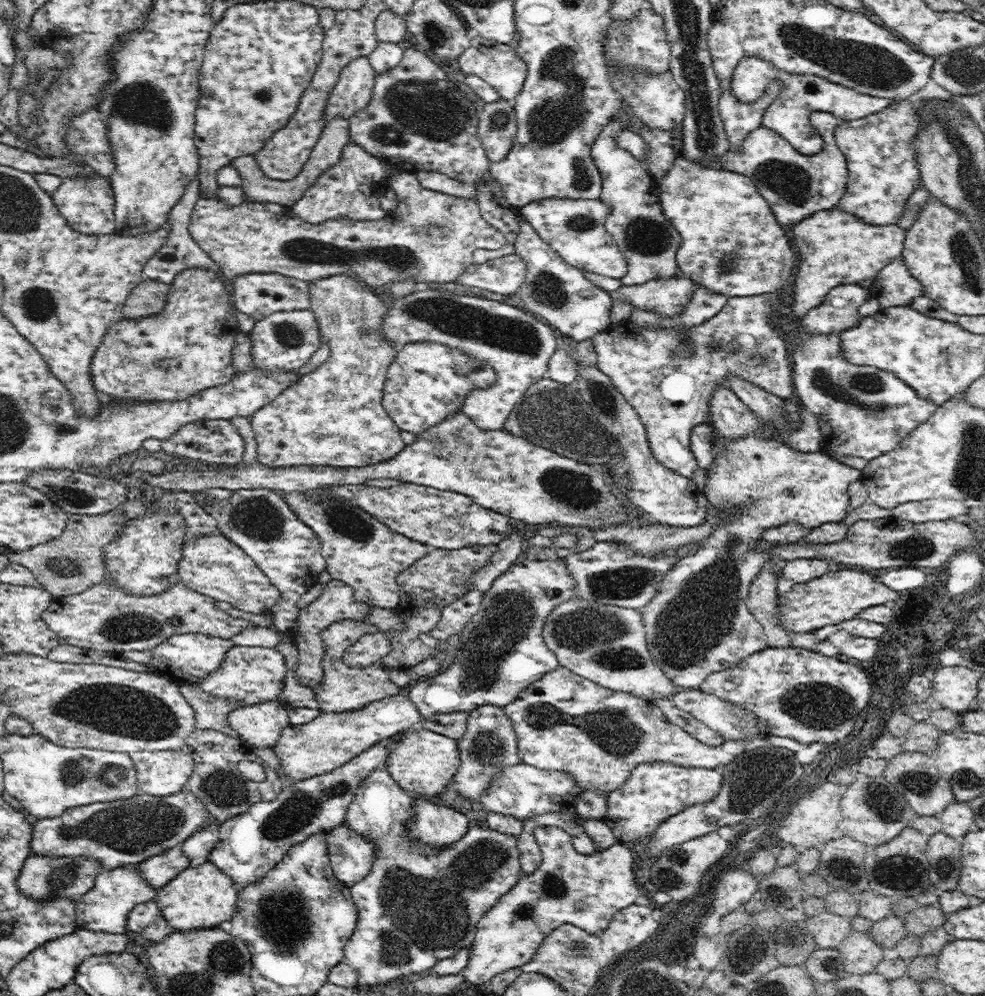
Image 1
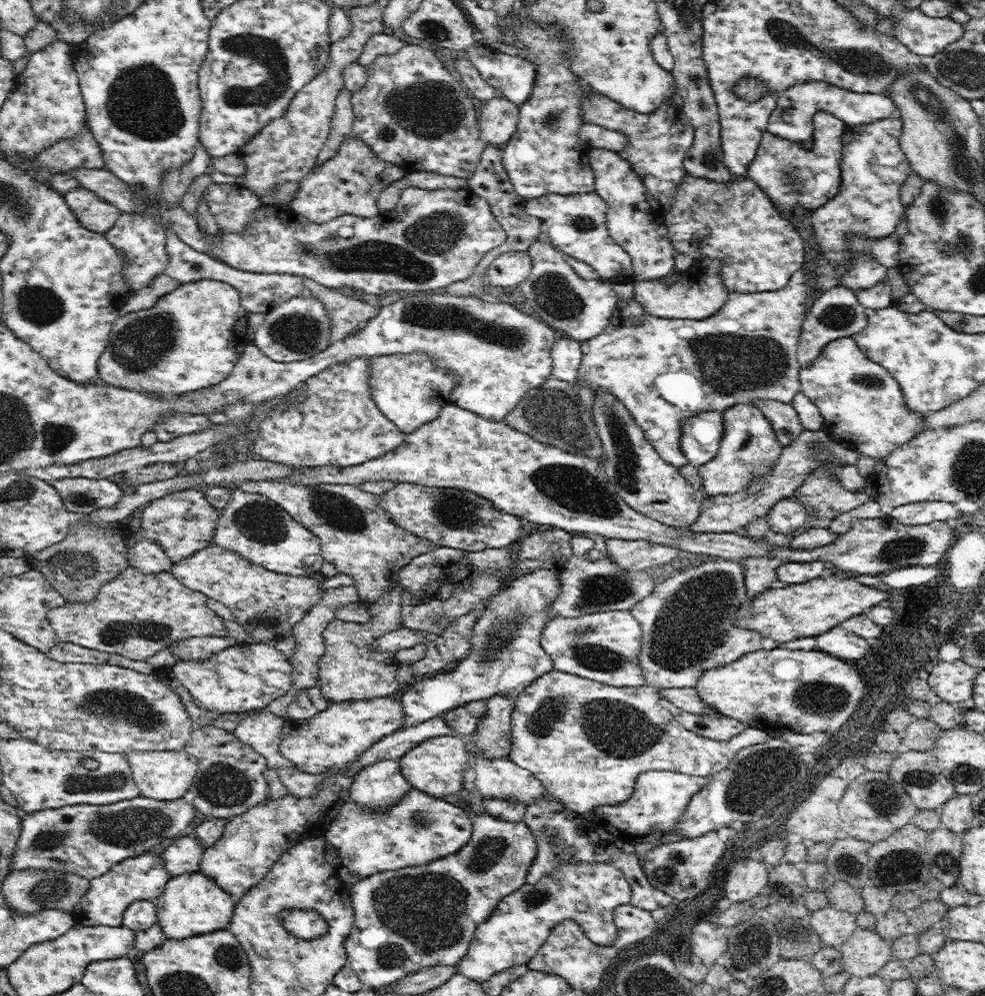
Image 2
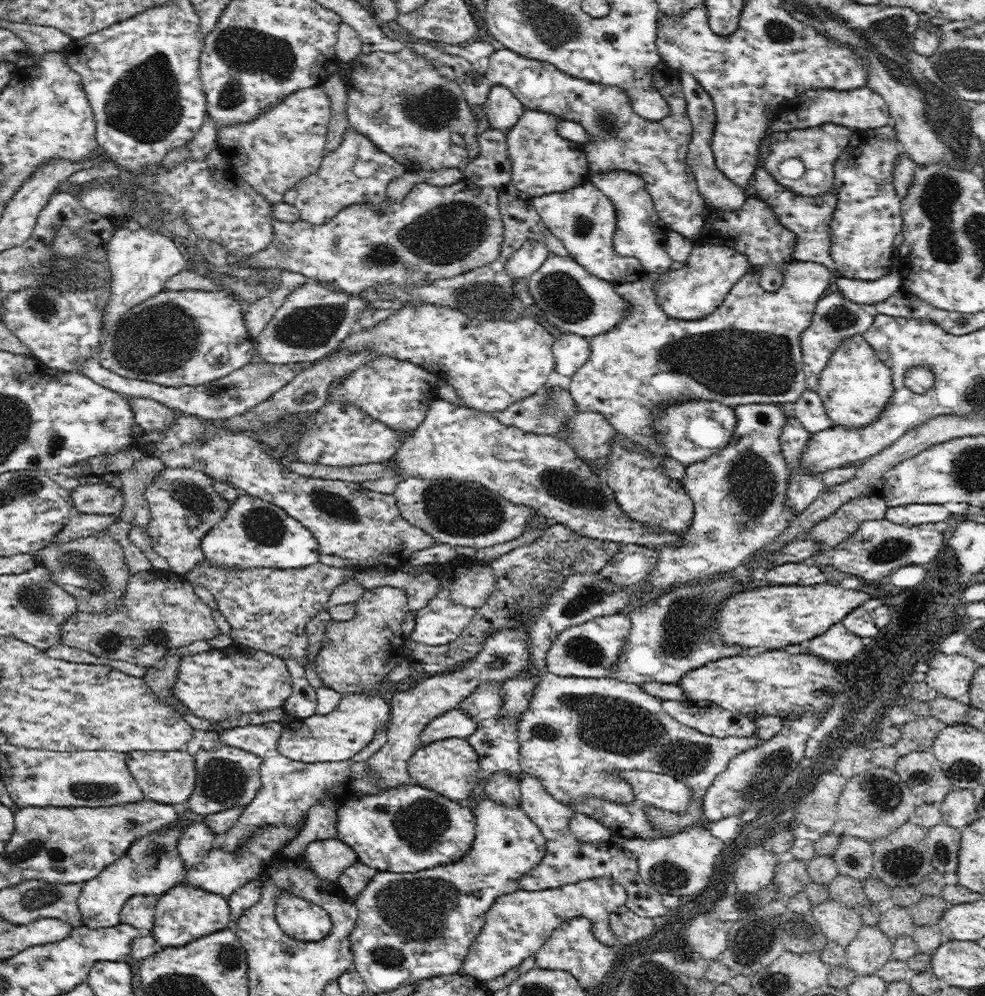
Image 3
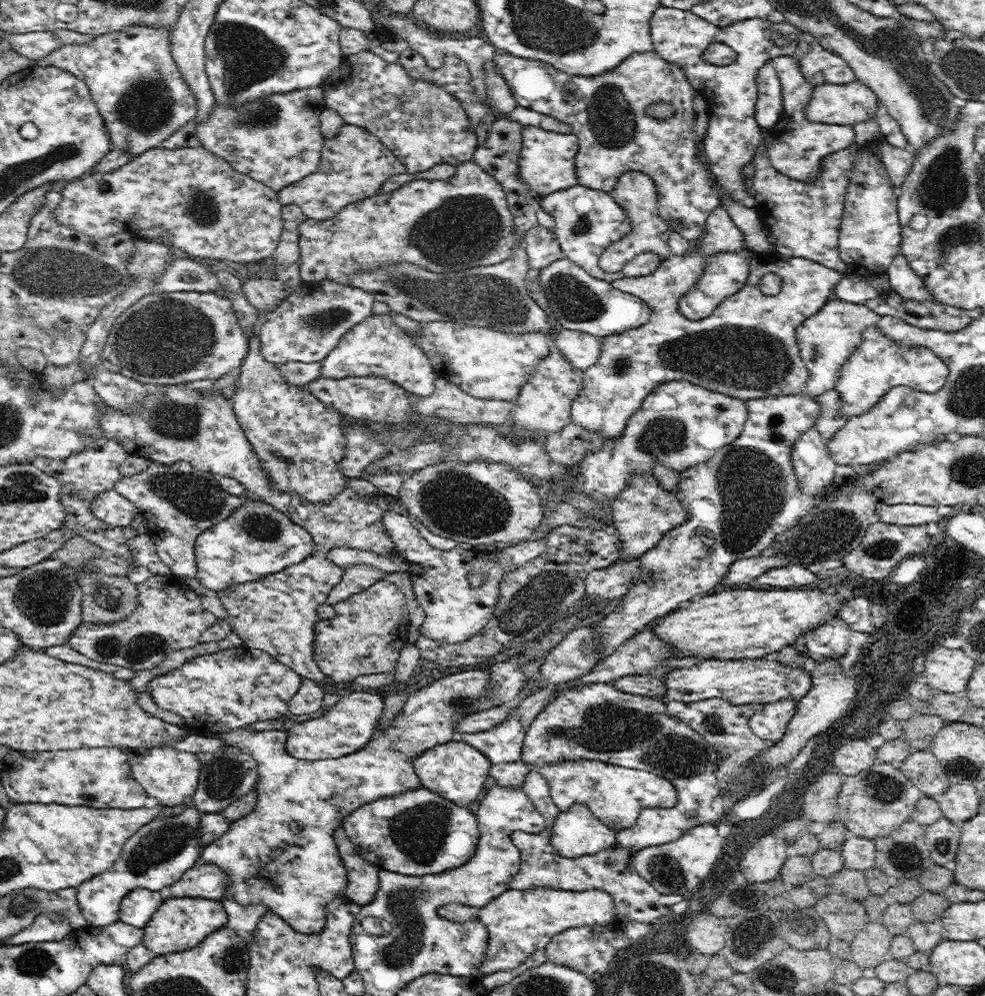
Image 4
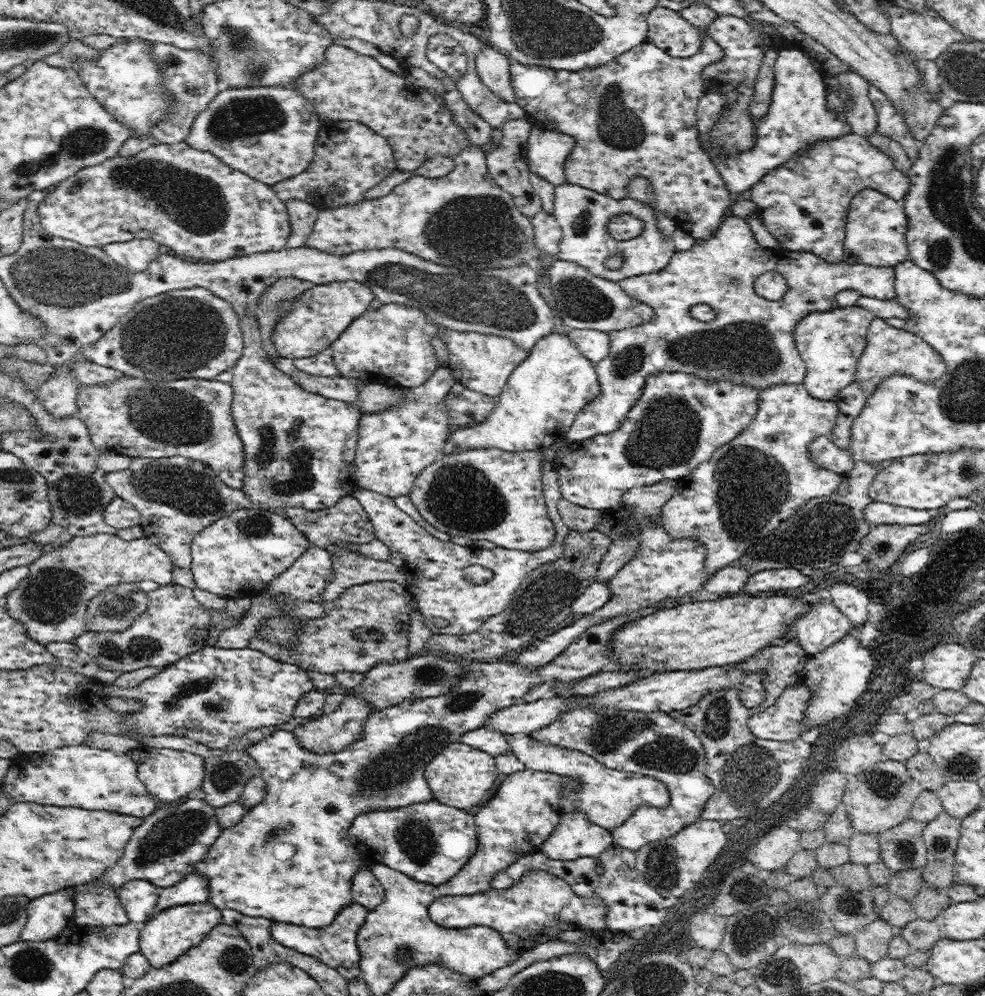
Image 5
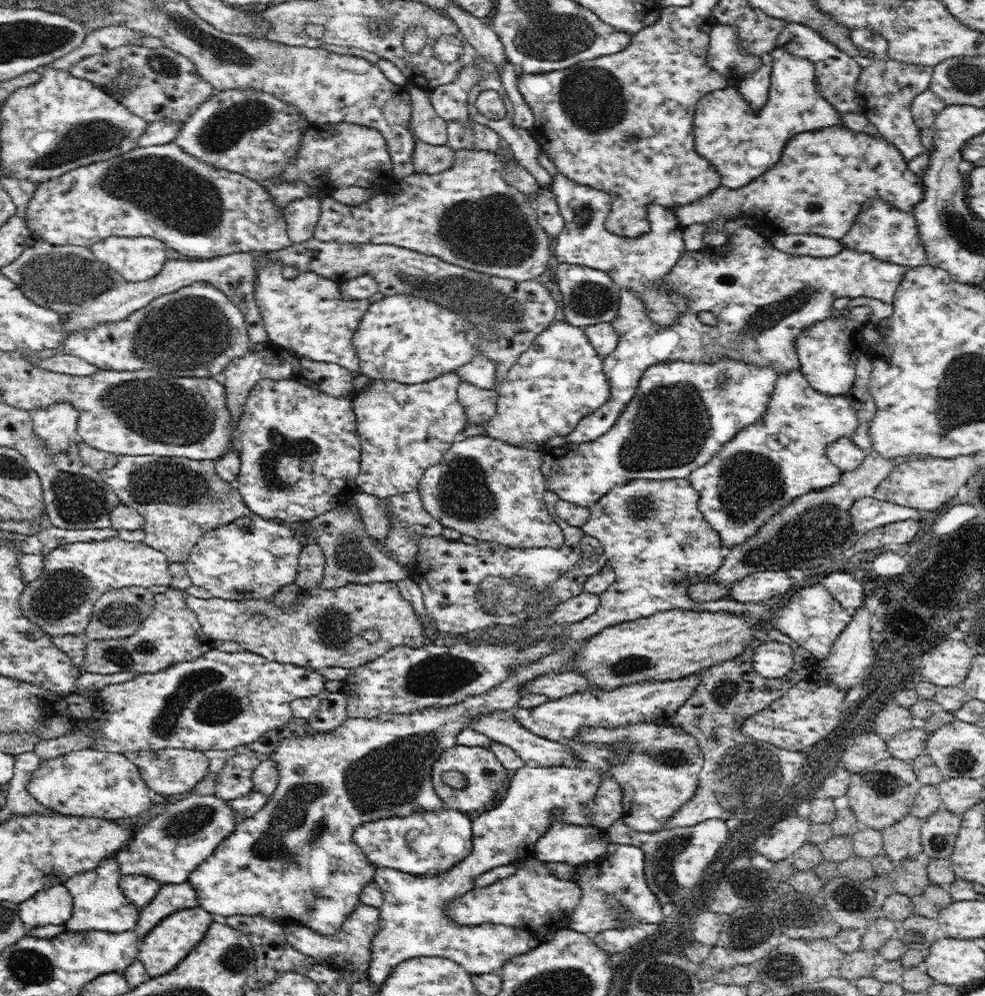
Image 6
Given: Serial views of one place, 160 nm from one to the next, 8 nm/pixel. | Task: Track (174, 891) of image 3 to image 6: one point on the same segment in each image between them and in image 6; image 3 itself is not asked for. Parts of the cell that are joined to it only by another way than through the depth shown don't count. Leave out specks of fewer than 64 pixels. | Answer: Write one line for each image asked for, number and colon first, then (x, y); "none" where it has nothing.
4: (181, 923)
5: (168, 934)
6: (168, 943)

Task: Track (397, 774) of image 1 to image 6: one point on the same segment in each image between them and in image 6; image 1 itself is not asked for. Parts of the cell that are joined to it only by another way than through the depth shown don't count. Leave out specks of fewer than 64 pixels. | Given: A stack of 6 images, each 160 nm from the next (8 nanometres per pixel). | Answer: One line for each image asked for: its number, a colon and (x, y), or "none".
2: (437, 766)
3: (449, 767)
4: (455, 770)
5: (459, 776)
6: (465, 778)

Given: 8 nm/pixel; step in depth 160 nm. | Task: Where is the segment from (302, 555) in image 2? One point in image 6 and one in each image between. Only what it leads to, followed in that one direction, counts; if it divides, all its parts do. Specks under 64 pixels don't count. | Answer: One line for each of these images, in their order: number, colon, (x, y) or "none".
3: (254, 534)
4: (256, 539)
5: (239, 555)
6: (251, 558)

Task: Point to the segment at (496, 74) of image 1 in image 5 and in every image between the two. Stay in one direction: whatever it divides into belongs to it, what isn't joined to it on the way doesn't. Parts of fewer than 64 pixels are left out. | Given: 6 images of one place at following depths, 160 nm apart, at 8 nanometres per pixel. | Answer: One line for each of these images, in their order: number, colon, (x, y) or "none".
2: (513, 77)
3: (619, 139)
4: (607, 112)
5: (634, 116)

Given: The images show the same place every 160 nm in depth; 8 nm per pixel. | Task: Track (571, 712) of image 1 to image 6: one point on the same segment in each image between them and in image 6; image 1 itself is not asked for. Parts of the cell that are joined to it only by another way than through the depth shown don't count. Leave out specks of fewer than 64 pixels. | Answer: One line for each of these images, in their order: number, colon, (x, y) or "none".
2: (587, 742)
3: (577, 733)
4: (598, 722)
5: (657, 744)
6: (660, 774)

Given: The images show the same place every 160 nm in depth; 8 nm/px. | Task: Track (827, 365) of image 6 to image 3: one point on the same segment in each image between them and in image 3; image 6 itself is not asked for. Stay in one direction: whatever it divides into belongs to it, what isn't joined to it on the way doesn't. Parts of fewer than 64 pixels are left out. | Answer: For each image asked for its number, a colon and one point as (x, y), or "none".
3: (835, 318)
4: (826, 340)
5: (830, 343)

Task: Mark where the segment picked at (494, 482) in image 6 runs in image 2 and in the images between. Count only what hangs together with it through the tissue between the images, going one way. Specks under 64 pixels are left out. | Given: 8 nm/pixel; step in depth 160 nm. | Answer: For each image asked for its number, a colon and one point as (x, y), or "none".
2: (457, 518)
3: (457, 512)
4: (481, 502)
5: (490, 494)

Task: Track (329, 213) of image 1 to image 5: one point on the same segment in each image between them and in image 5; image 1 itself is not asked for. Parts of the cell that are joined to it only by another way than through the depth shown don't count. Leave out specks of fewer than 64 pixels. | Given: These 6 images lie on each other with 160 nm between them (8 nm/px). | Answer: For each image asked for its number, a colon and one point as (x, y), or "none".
2: (350, 182)
3: (357, 172)
4: (354, 163)
5: (350, 158)

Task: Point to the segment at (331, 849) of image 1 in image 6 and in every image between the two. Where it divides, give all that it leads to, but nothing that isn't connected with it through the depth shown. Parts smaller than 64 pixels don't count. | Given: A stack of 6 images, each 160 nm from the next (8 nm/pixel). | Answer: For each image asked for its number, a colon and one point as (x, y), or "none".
2: (420, 828)
3: (409, 828)
4: (418, 832)
5: (429, 841)
6: (428, 841)

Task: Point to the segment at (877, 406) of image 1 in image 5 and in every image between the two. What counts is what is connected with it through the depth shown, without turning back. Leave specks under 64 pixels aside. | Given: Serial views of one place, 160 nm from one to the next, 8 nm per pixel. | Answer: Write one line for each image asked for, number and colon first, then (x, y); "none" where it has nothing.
2: (862, 404)
3: (855, 386)
4: (879, 363)
5: (889, 351)

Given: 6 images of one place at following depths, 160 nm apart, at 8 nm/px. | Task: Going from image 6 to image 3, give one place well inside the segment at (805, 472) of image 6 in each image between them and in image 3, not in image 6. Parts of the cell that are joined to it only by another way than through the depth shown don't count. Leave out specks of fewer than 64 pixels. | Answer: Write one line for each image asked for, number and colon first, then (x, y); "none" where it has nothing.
3: (739, 494)
4: (737, 502)
5: (749, 486)

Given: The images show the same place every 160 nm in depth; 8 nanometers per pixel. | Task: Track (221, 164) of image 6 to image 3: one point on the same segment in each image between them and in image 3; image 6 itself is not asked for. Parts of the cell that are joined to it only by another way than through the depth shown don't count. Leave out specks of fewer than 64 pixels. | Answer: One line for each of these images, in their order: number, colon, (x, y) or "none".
3: (272, 153)
4: (277, 140)
5: (270, 133)

